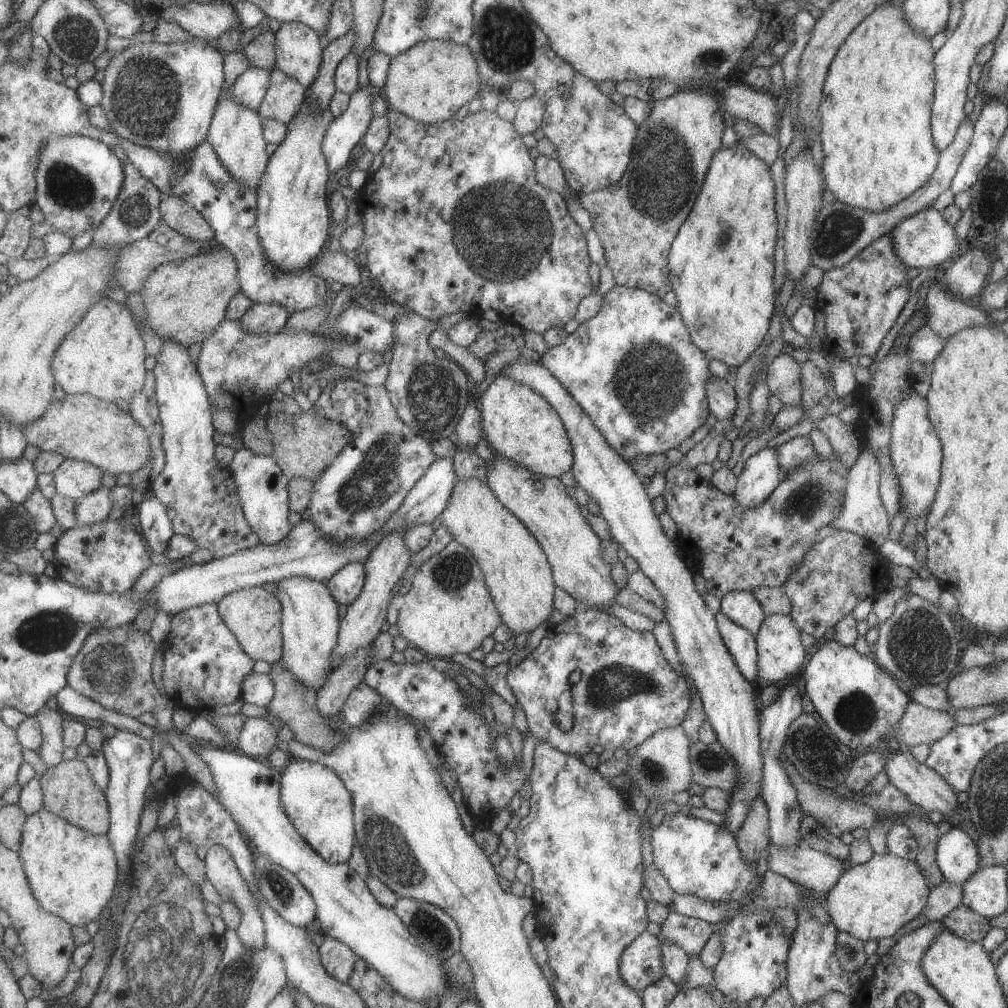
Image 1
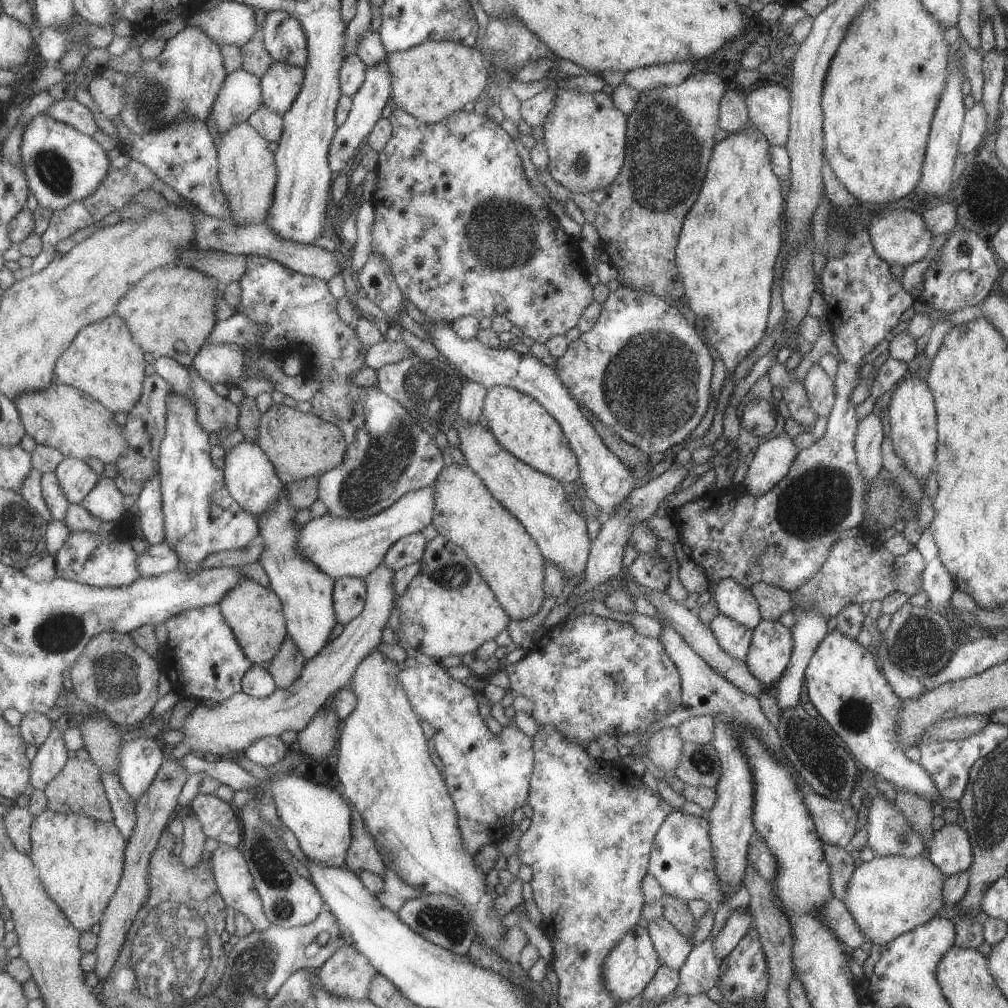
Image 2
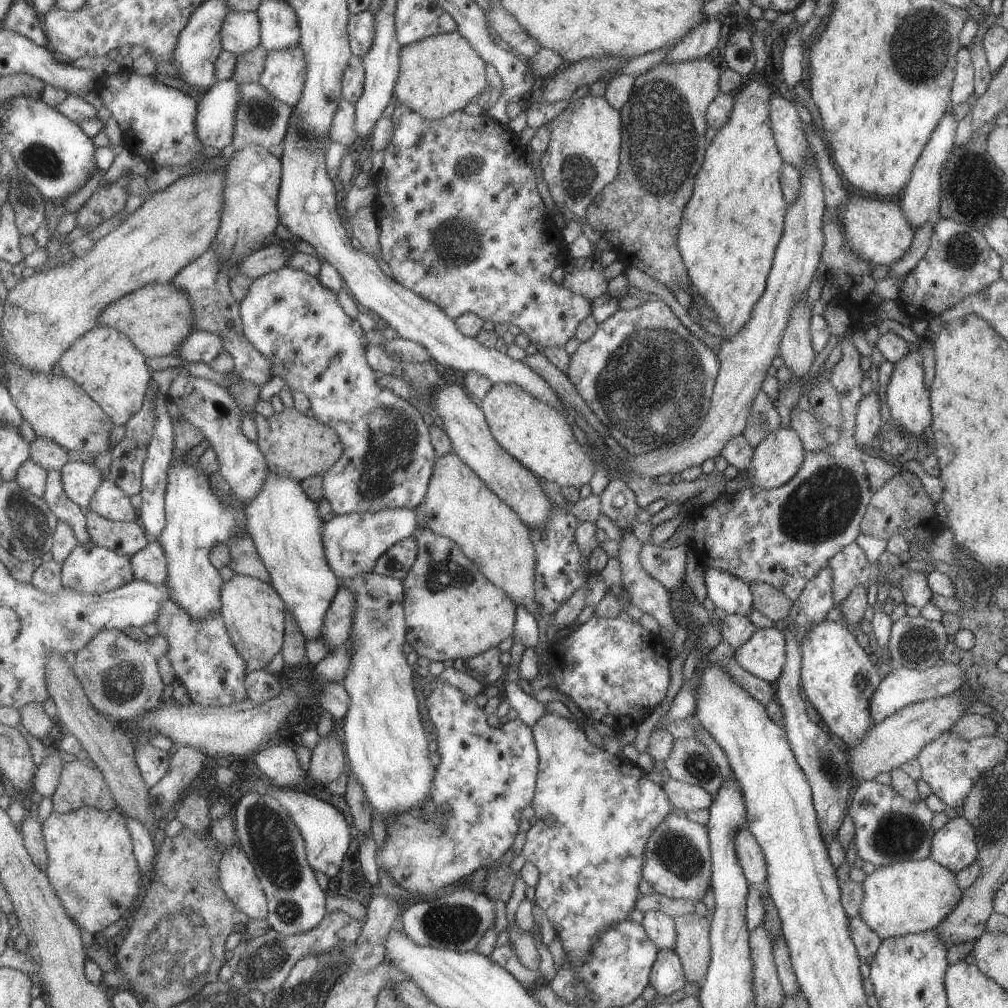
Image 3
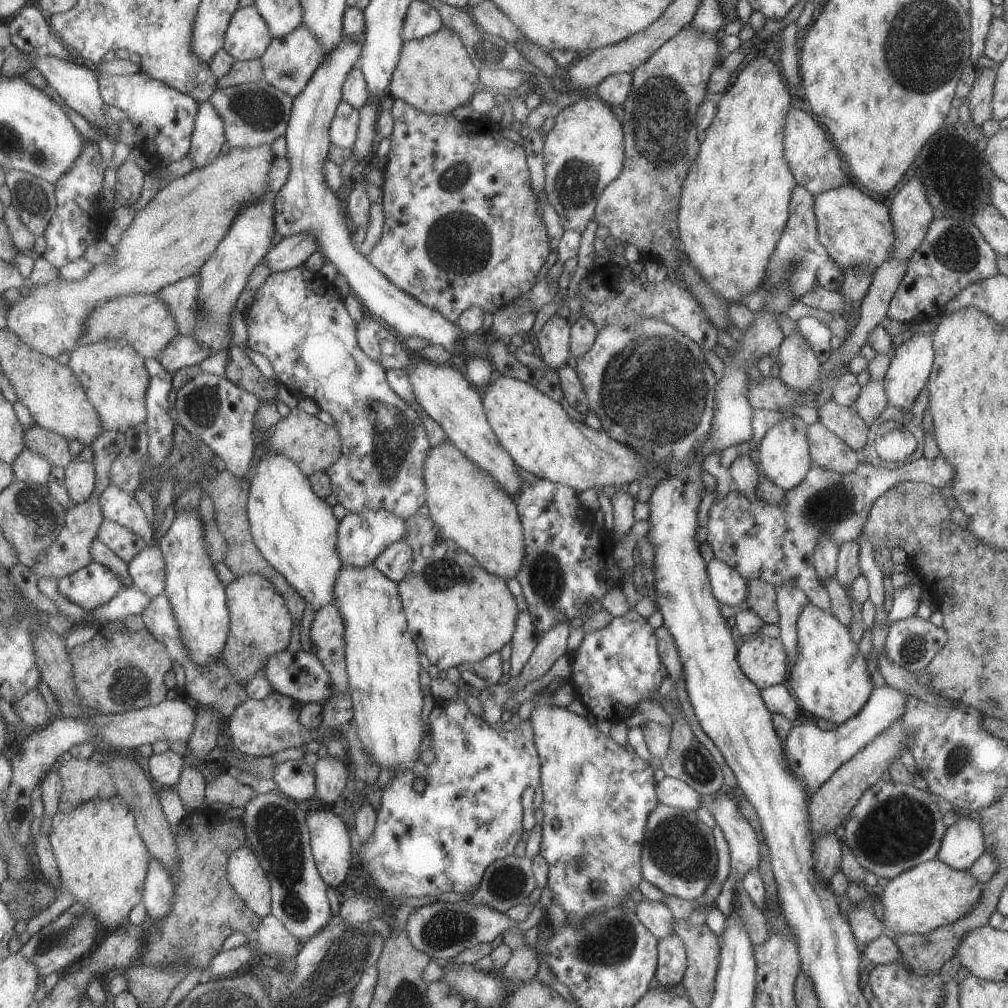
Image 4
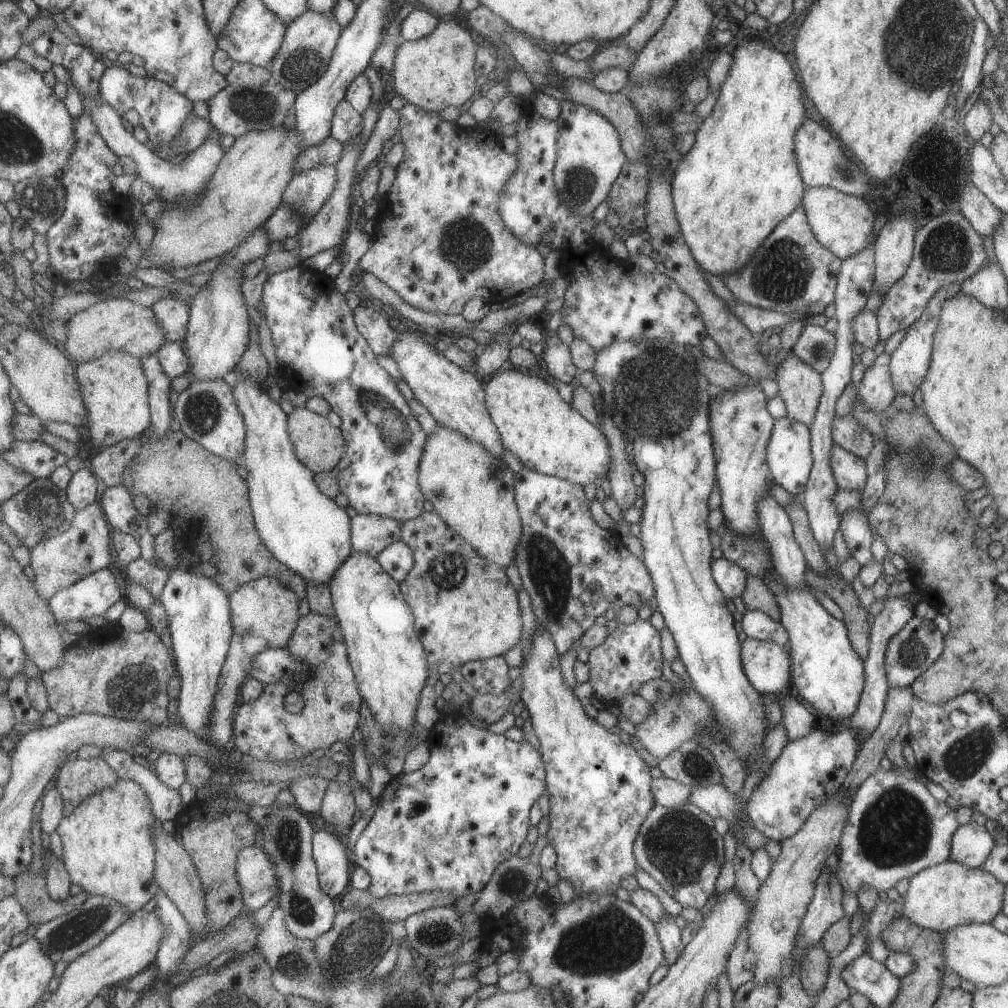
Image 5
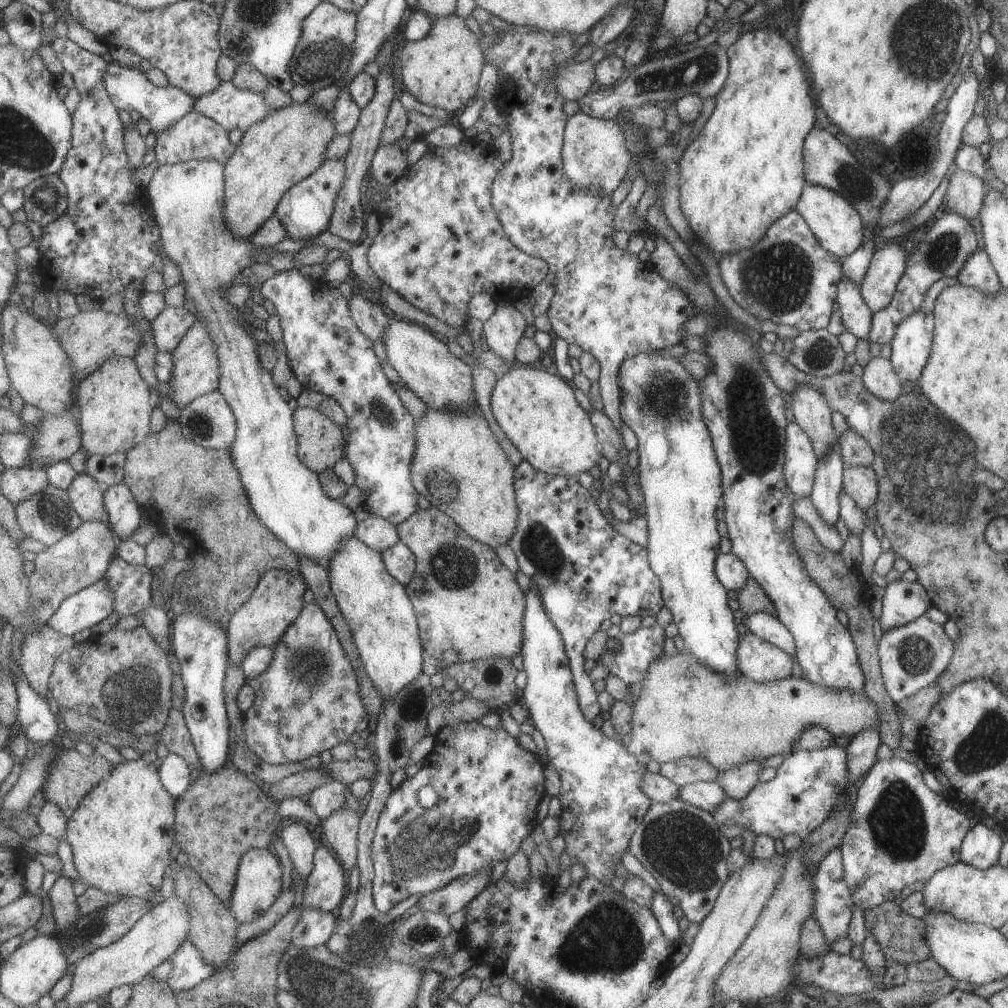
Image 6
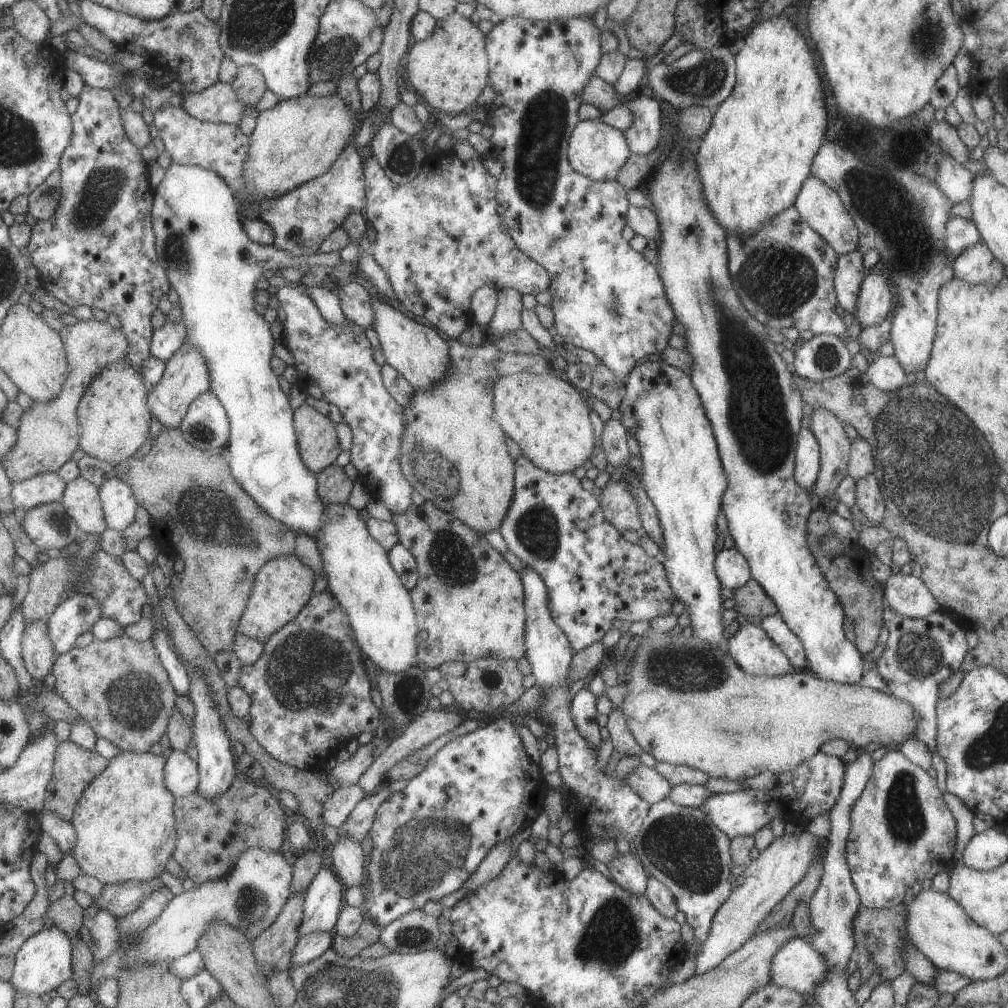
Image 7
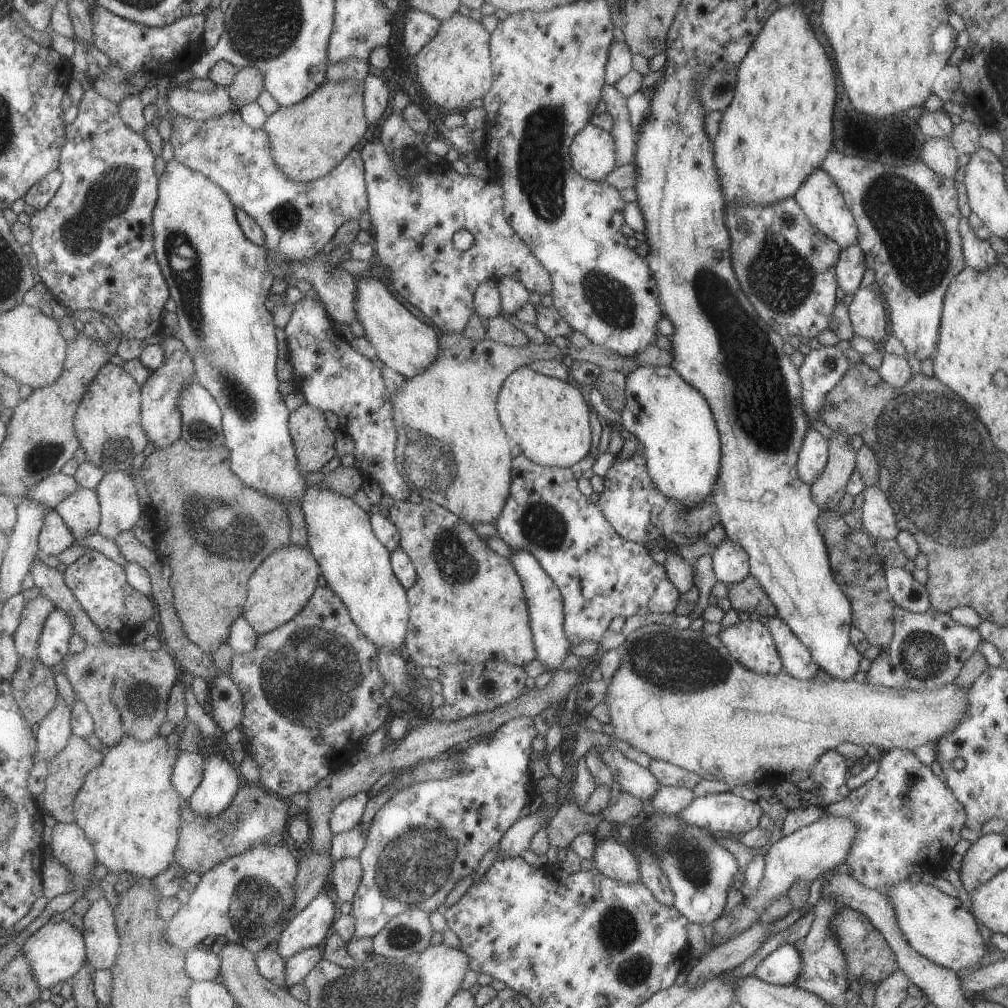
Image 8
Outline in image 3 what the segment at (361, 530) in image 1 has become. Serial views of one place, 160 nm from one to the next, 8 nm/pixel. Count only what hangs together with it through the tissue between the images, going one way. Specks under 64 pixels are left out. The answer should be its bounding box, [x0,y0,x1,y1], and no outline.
[241,265,435,515]

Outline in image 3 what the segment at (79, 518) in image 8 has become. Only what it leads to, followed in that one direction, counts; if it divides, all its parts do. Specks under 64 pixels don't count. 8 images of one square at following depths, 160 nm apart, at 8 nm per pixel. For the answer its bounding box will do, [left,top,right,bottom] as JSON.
[62,461,105,510]

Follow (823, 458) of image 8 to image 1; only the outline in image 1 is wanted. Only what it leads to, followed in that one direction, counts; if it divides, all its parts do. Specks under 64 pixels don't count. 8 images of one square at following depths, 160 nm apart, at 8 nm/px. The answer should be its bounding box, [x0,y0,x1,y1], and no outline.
[732,445,782,507]

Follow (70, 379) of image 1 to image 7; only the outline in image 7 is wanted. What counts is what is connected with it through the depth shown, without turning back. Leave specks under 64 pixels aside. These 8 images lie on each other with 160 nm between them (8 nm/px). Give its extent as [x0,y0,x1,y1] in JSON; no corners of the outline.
[78,362,154,466]

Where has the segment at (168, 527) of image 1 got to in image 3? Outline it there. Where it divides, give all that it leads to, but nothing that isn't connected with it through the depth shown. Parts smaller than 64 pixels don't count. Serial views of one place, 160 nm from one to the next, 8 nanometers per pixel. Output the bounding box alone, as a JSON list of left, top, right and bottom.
[140,396,175,540]

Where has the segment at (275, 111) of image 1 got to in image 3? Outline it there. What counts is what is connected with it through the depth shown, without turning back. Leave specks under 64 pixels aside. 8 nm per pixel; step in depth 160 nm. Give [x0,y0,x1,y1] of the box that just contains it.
[260,44,306,106]

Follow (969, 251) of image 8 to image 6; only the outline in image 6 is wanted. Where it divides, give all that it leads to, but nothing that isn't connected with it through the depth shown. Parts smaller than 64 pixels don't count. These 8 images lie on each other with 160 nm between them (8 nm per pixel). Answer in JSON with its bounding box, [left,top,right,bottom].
[955,250,1001,295]

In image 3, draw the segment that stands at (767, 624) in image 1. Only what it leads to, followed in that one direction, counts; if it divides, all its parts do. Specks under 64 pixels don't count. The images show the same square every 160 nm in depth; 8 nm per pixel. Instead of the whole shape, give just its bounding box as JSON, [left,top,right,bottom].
[734,627,786,685]

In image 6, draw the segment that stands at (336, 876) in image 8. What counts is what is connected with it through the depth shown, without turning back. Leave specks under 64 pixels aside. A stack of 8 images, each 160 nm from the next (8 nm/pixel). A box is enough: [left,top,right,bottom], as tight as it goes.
[321,805,358,872]

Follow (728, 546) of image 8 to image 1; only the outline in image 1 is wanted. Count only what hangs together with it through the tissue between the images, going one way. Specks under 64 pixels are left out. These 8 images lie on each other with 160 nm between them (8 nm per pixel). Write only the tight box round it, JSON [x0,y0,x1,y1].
[720,591,765,636]

